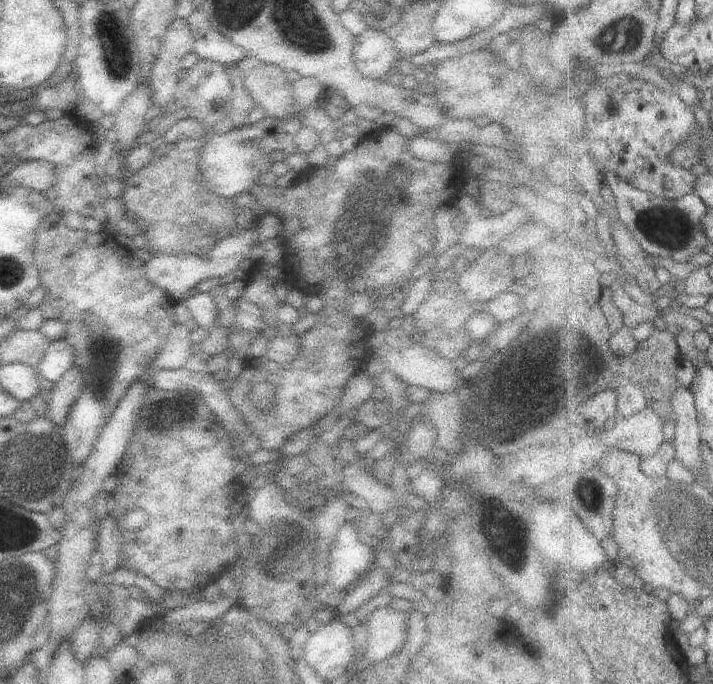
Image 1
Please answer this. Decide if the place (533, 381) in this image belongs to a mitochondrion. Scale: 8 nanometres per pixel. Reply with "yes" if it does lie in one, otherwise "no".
yes

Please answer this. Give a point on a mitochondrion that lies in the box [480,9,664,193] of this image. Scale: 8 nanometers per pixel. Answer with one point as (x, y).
(623, 35)

